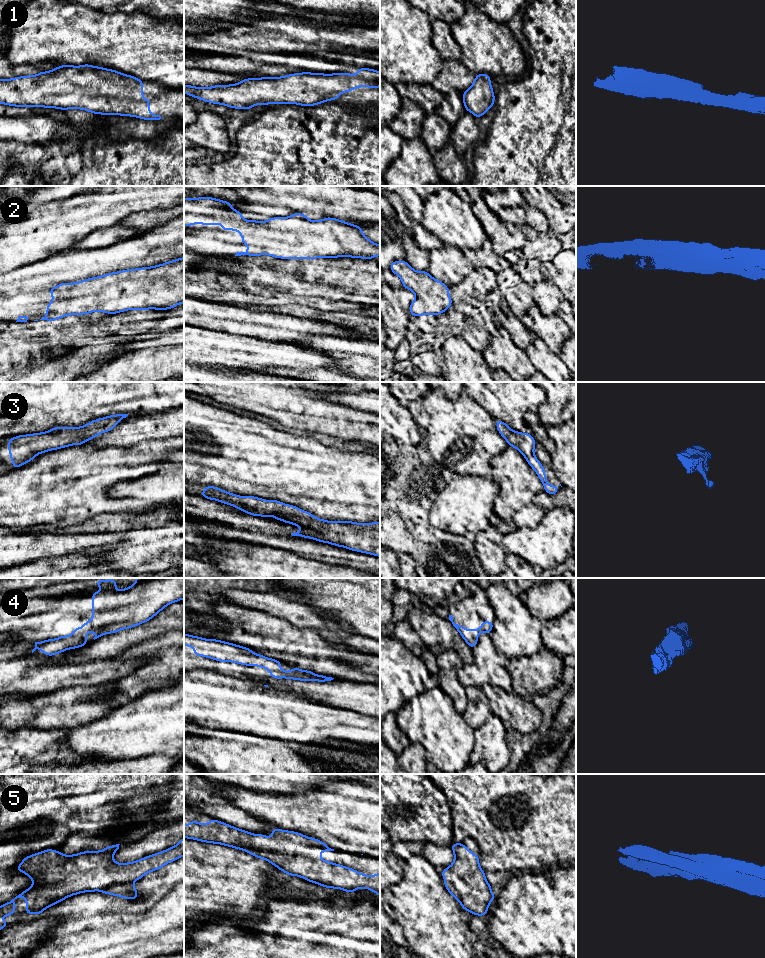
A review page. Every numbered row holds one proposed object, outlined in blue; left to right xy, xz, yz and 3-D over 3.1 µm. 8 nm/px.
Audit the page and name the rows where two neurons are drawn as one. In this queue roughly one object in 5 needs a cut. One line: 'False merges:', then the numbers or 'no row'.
False merges: no row

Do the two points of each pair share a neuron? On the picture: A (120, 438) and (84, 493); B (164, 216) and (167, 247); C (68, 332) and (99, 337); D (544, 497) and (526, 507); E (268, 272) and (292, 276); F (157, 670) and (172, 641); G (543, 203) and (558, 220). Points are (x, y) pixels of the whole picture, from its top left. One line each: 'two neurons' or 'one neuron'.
A: two neurons
B: two neurons
C: one neuron
D: two neurons
E: one neuron
F: one neuron
G: one neuron

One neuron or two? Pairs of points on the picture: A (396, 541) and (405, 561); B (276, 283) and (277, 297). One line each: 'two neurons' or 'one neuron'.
A: two neurons
B: two neurons

